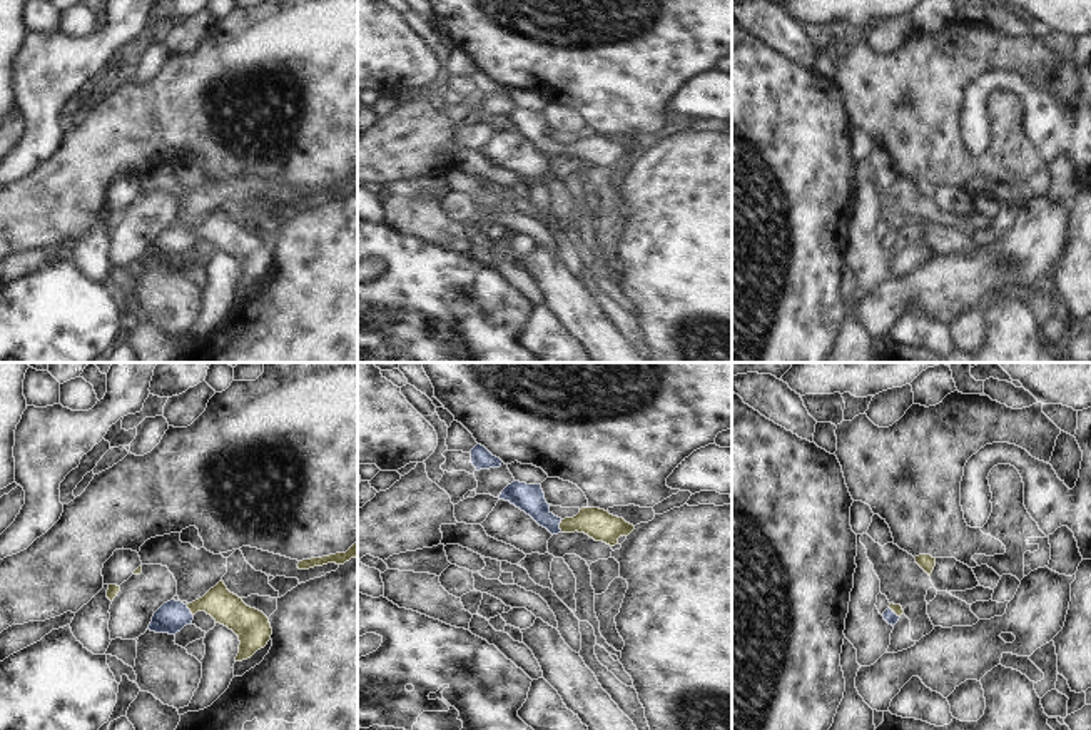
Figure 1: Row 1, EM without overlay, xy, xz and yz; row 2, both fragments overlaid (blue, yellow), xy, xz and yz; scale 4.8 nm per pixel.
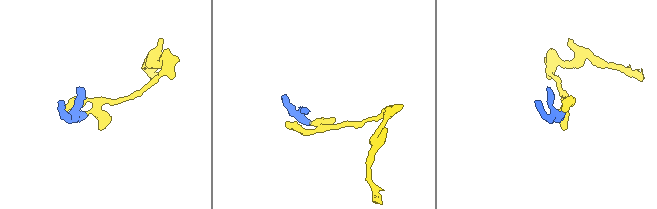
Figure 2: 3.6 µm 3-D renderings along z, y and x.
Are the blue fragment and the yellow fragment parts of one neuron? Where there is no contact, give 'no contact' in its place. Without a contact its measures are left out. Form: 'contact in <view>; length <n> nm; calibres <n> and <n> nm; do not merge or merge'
contact in xz; length 60 nm; calibres 140 and 150 nm; merge

